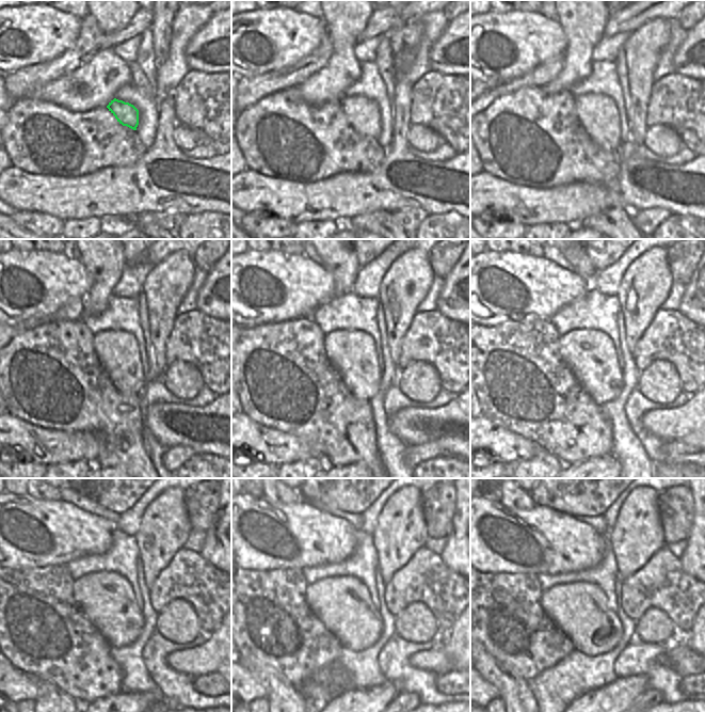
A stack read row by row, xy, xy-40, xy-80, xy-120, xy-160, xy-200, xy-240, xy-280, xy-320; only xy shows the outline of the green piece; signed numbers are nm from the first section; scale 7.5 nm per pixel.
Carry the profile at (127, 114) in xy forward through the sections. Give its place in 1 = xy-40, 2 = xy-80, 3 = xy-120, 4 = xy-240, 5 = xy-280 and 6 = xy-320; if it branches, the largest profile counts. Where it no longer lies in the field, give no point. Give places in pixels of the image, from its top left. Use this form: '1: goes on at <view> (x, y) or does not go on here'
1: goes on at xy-40 (363, 113)
2: goes on at xy-80 (597, 113)
3: goes on at xy-120 (117, 351)
4: goes on at xy-240 (107, 599)
5: goes on at xy-280 (342, 603)
6: goes on at xy-320 (580, 611)

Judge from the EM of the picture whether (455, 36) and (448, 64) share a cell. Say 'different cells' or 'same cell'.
same cell

